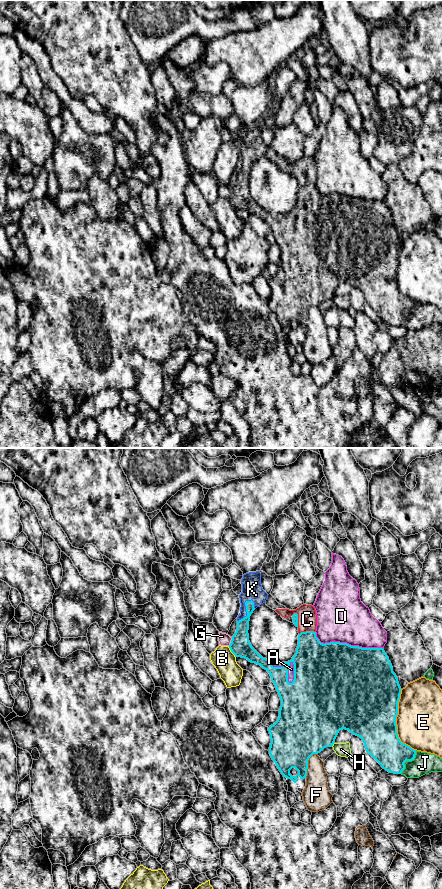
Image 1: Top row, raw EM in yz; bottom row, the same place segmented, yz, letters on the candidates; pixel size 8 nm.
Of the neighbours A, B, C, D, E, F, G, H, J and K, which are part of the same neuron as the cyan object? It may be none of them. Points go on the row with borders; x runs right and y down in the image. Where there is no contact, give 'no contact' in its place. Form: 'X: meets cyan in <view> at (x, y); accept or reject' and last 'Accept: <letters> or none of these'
A: meets cyan in yz at (287, 672); accept
B: meets cyan in yz at (231, 651); reject
C: meets cyan in yz at (297, 619); accept
D: meets cyan in yz at (346, 643); reject
E: meets cyan in yz at (395, 722); reject
F: meets cyan in yz at (307, 764); reject
G: meets cyan in yz at (231, 642); reject
H: meets cyan in yz at (332, 745); reject
J: meets cyan in yz at (407, 760); reject
K: meets cyan in yz at (246, 610); accept
Accept: A, C, K

